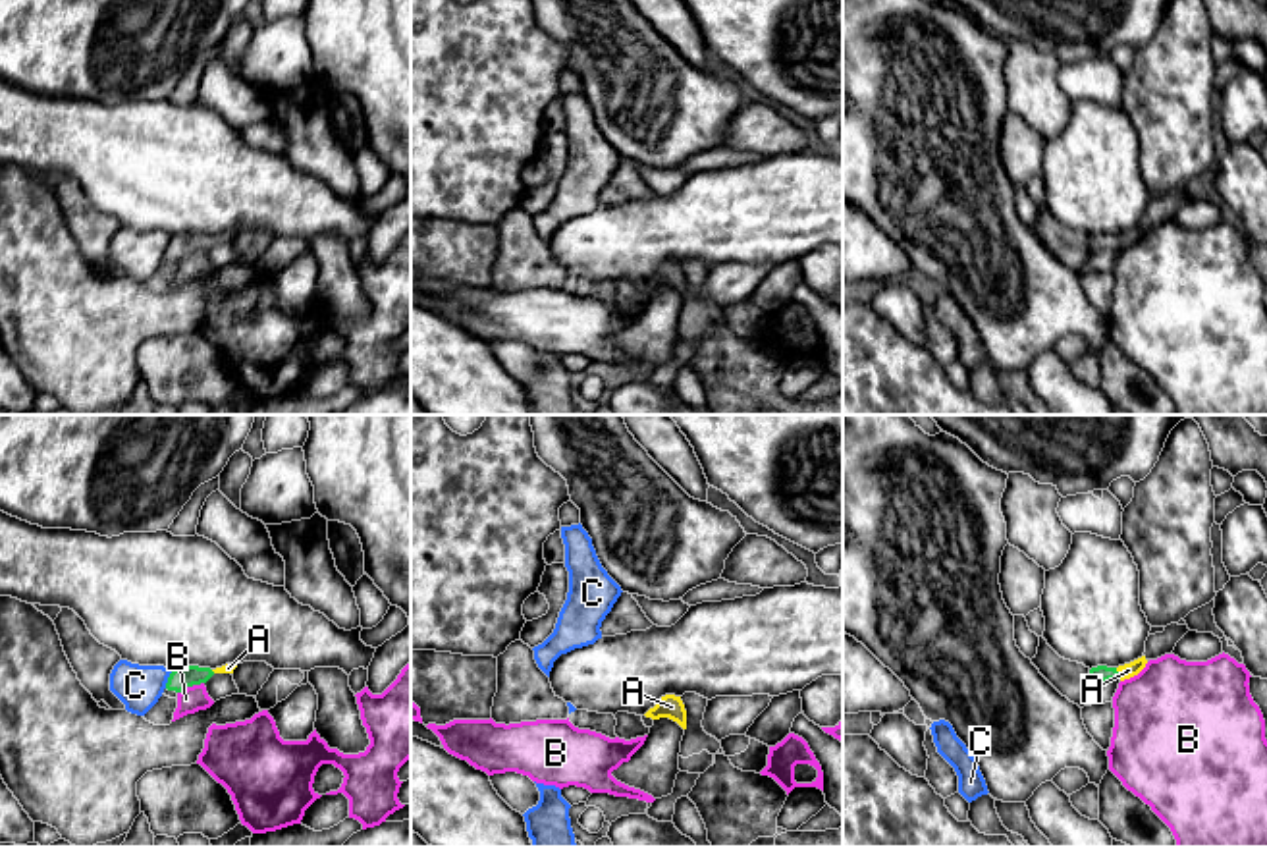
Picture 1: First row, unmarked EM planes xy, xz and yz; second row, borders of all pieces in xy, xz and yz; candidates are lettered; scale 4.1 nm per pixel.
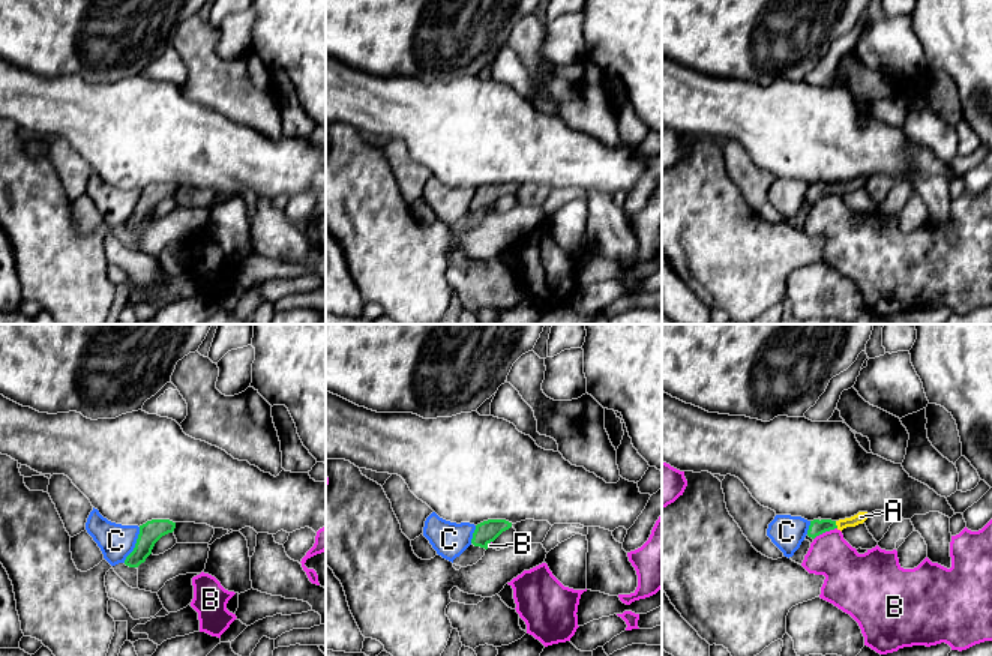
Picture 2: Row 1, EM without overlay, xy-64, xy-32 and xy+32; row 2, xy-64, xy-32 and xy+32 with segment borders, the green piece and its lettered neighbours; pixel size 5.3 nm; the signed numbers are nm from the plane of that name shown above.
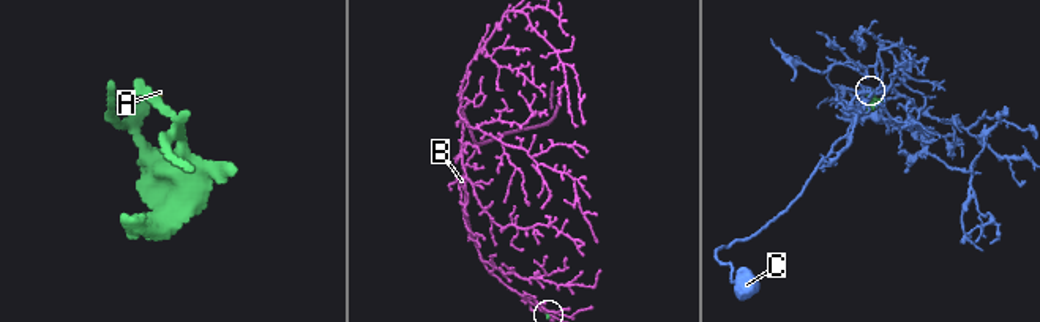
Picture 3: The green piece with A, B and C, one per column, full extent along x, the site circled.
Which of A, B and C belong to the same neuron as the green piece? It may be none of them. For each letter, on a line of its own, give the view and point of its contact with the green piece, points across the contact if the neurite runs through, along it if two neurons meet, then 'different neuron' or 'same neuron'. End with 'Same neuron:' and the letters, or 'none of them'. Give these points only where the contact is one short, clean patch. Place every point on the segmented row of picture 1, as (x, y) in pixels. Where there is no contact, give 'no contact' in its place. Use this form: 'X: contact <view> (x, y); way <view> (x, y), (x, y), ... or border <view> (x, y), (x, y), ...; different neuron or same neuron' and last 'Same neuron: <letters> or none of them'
A: contact yz (1117, 674); way yz (1098, 674), (1117, 674), (1129, 670); same neuron
B: contact xy (189, 685); border xy (203, 682), (178, 693); different neuron
C: contact xy (168, 680); different neuron
Same neuron: A

